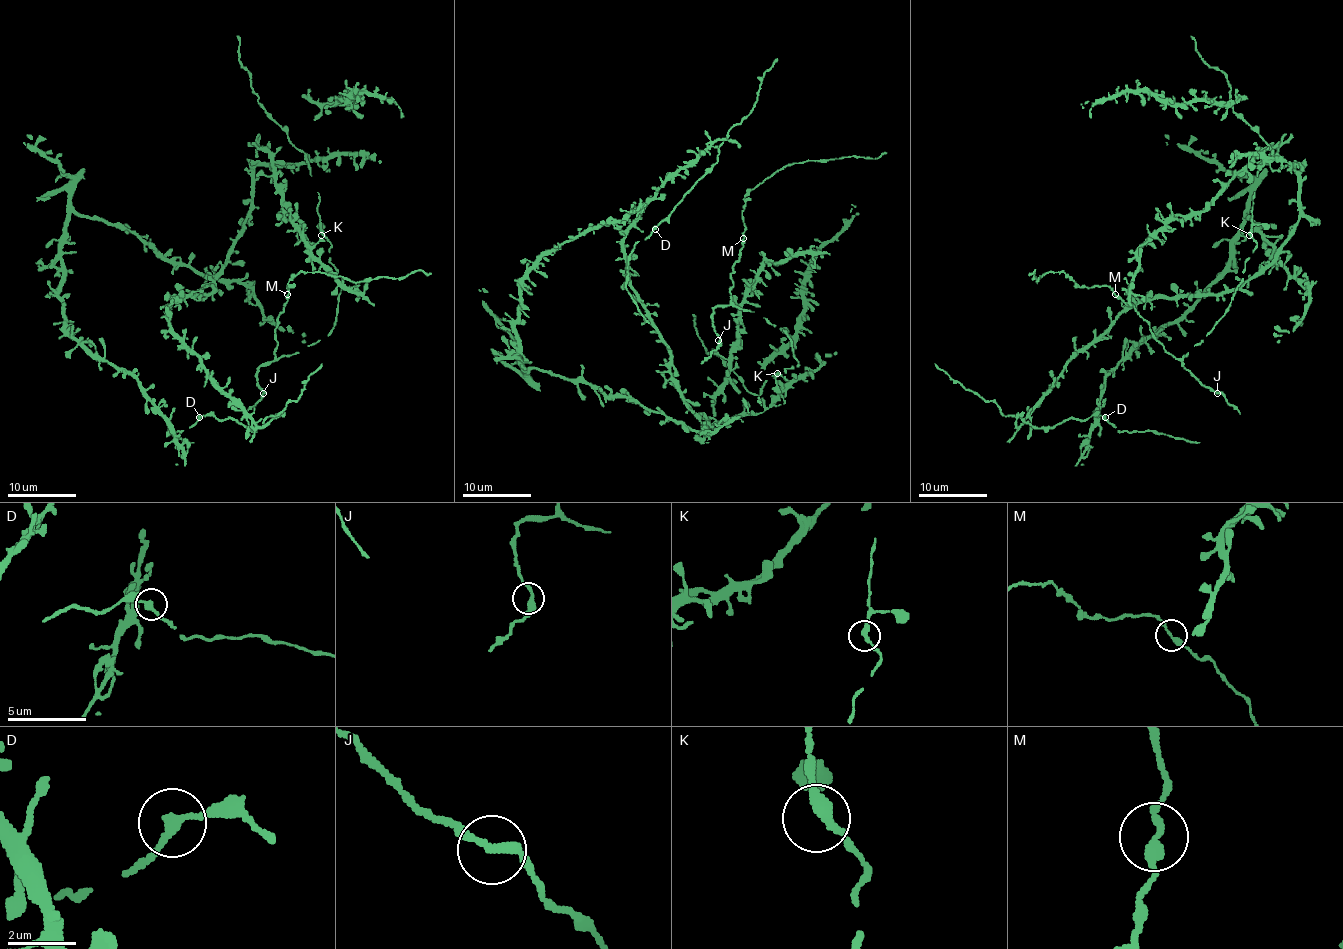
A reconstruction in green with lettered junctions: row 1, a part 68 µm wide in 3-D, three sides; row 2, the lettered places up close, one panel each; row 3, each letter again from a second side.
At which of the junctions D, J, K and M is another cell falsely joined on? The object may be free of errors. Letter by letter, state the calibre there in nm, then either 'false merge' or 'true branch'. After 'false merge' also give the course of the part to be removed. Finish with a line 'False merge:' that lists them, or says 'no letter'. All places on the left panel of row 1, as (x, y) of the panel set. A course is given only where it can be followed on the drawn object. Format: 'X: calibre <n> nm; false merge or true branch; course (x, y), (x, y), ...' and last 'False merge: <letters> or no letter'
D: calibre 280 nm; true branch
J: calibre 280 nm; true branch
K: calibre 280 nm; true branch
M: calibre 280 nm; true branch
False merge: no letter

